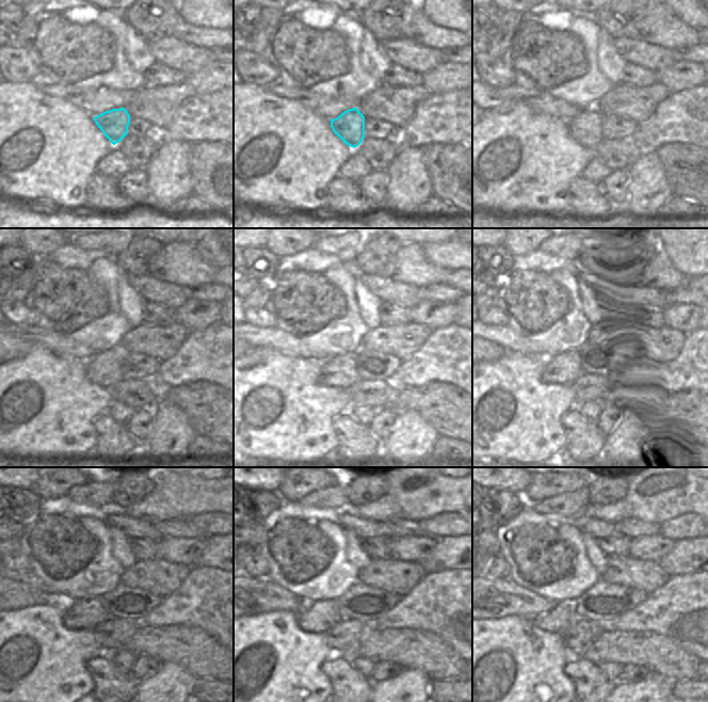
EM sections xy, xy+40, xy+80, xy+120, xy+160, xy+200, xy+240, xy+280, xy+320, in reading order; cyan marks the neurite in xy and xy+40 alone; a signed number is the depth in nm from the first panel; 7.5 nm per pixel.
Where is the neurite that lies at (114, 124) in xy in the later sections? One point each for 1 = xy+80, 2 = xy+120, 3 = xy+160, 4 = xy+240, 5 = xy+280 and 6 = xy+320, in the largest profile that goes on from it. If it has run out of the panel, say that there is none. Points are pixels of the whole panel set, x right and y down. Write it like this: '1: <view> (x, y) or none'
1: xy+80 (585, 127)
2: xy+120 (105, 368)
3: xy+160 (340, 370)
4: xy+240 (86, 613)
5: xy+280 (319, 617)
6: xy+320 (556, 621)

